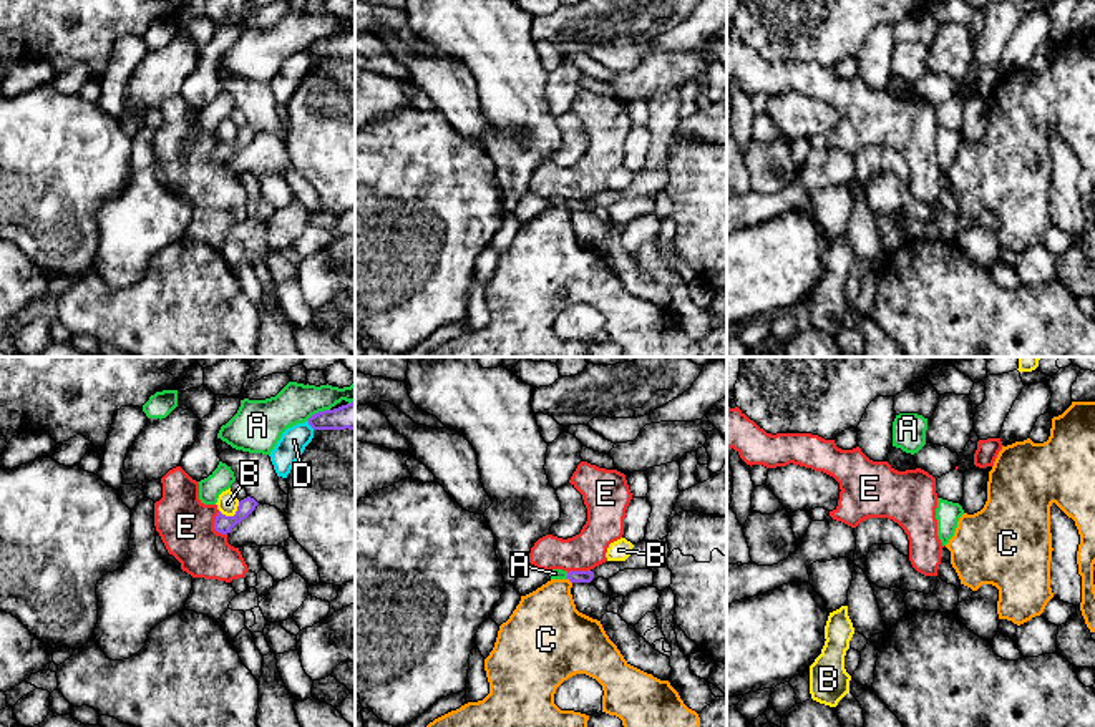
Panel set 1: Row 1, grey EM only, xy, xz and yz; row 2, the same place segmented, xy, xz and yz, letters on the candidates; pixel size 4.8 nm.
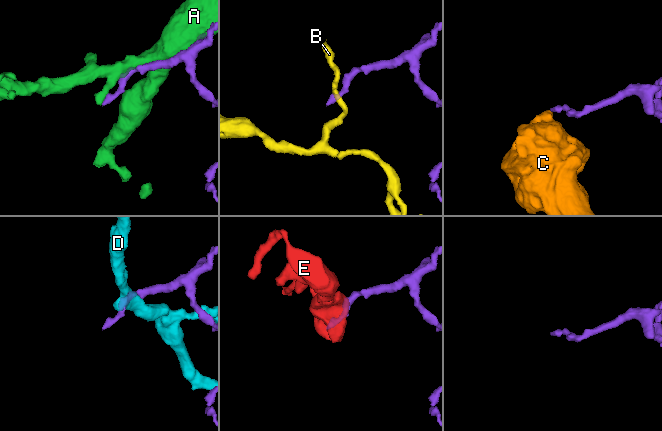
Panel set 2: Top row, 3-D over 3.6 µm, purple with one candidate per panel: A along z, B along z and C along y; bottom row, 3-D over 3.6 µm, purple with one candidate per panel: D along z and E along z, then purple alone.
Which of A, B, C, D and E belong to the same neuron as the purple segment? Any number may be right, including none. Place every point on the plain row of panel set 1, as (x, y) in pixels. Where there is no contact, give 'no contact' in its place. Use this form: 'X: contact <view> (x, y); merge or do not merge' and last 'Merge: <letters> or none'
A: contact xy (319, 40); do not merge
B: contact xy (234, 143); do not merge
C: contact xz (569, 208); do not merge
D: contact xy (311, 53); do not merge
E: contact xy (214, 155); do not merge
Merge: none

